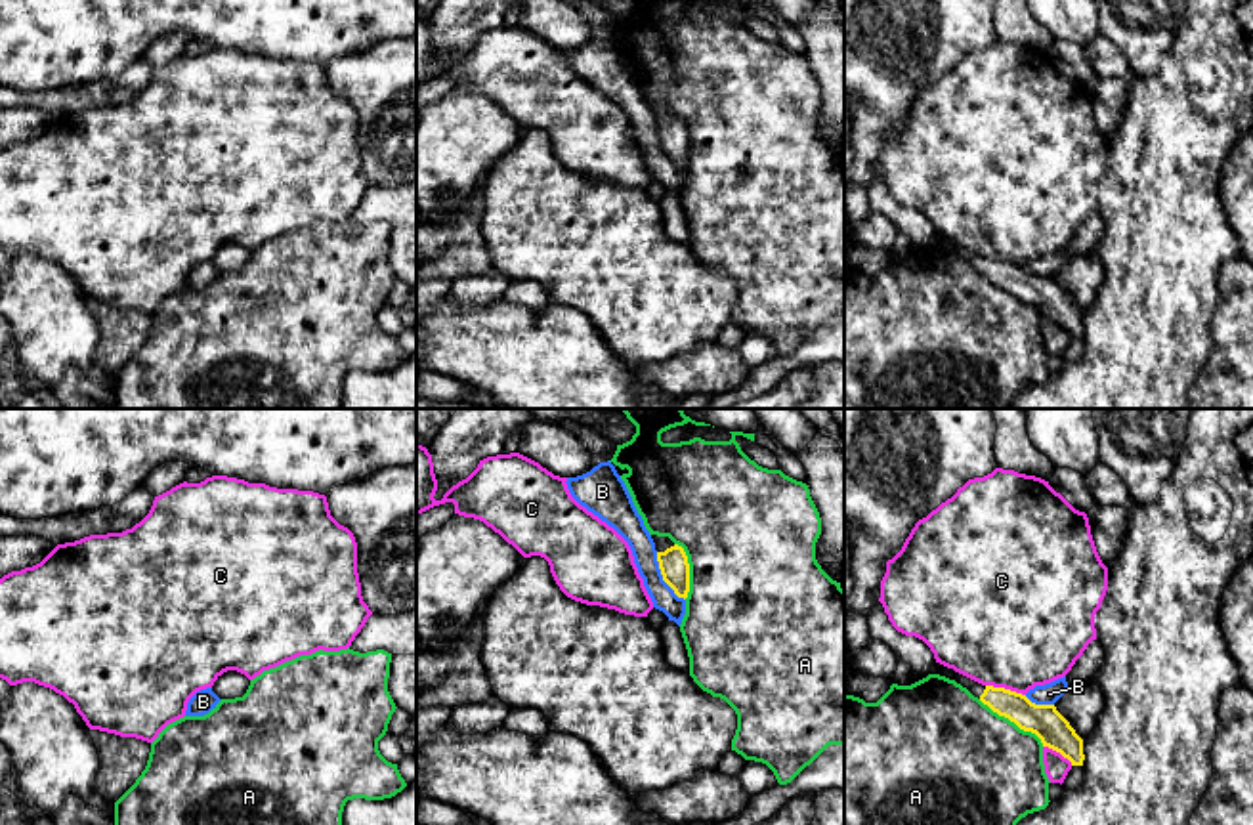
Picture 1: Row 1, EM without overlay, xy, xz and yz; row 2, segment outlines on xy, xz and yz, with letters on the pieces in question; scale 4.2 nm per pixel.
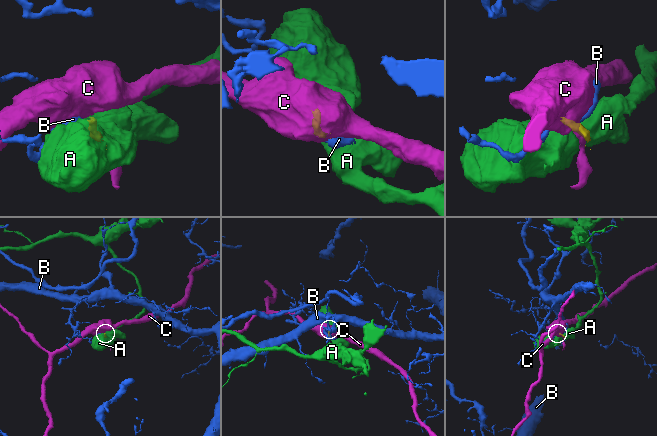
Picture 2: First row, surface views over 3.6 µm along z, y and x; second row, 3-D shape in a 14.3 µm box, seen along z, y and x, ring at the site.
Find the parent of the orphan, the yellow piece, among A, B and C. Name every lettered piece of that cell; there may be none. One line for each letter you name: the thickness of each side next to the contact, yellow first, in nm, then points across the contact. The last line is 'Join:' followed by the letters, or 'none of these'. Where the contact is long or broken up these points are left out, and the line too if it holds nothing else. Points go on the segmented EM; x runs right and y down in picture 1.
Join: none of these

